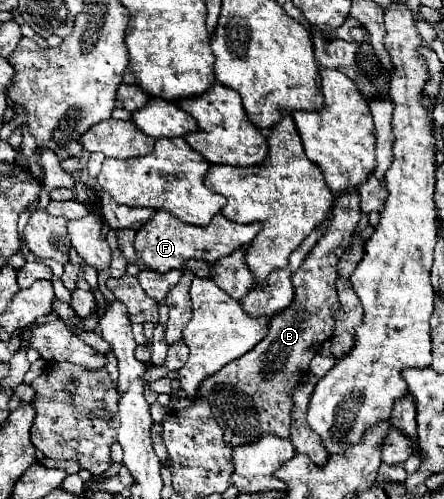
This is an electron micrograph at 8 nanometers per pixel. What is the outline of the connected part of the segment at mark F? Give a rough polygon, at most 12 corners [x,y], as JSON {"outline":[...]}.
{"outline":[[157,211],[135,235],[149,269],[209,263],[249,245],[261,223],[221,213],[207,227]]}

